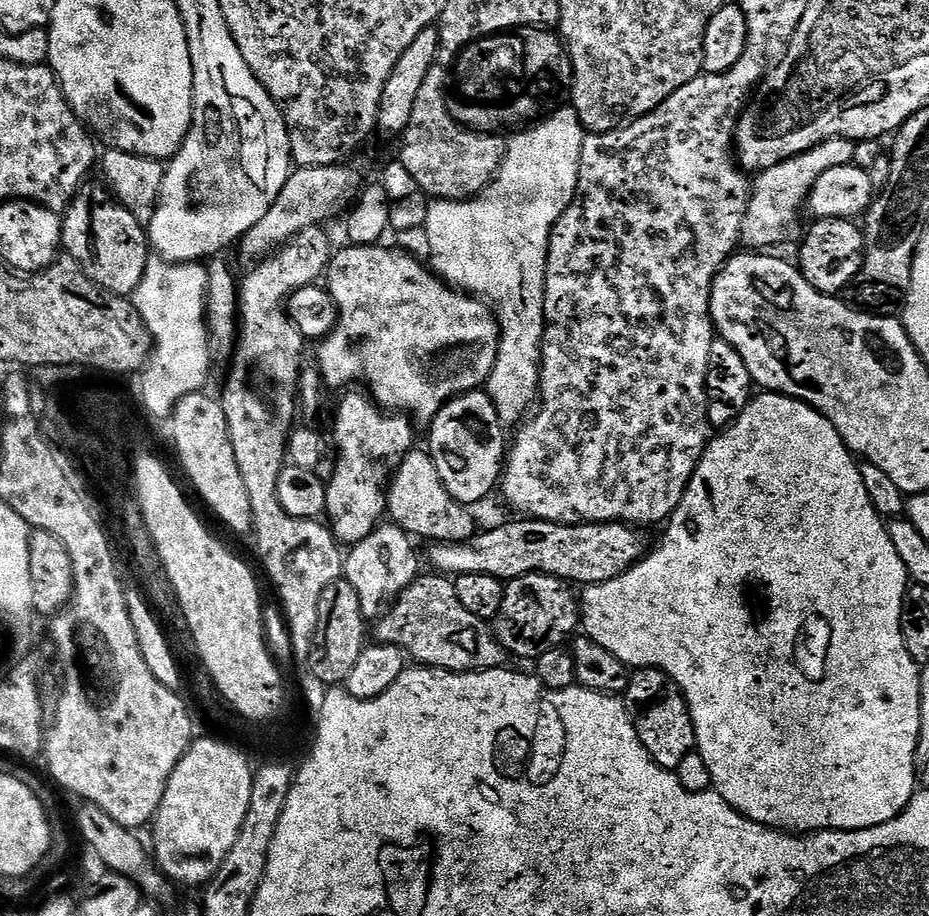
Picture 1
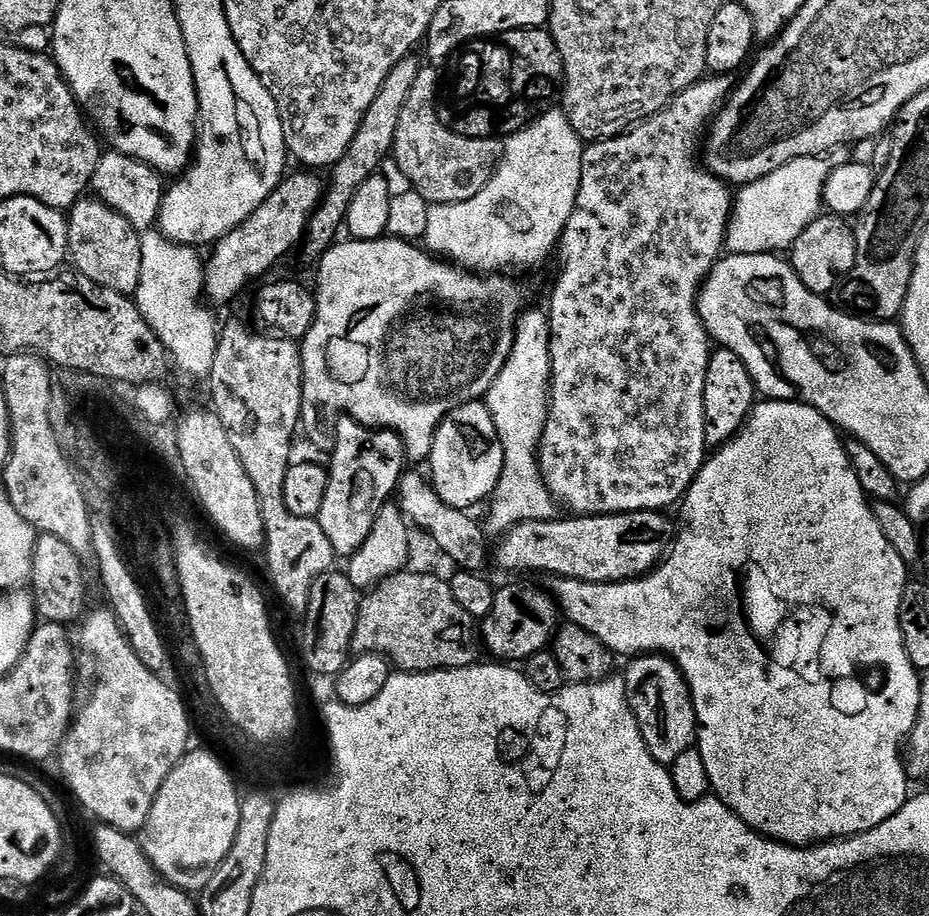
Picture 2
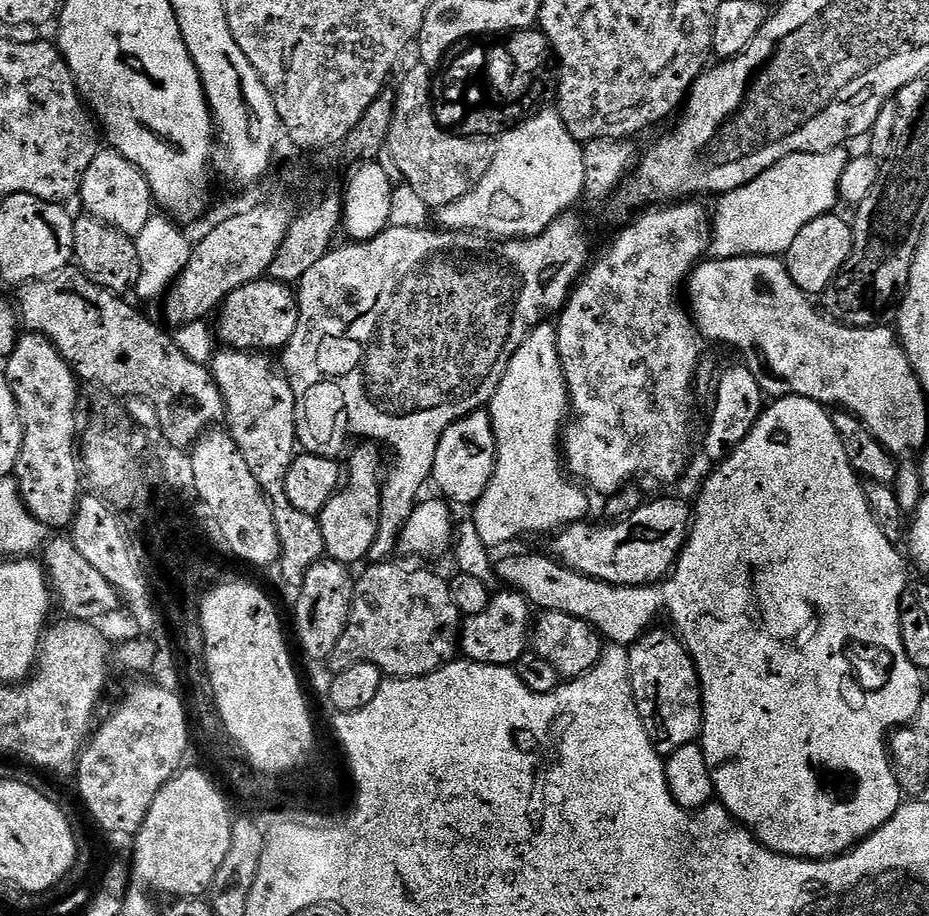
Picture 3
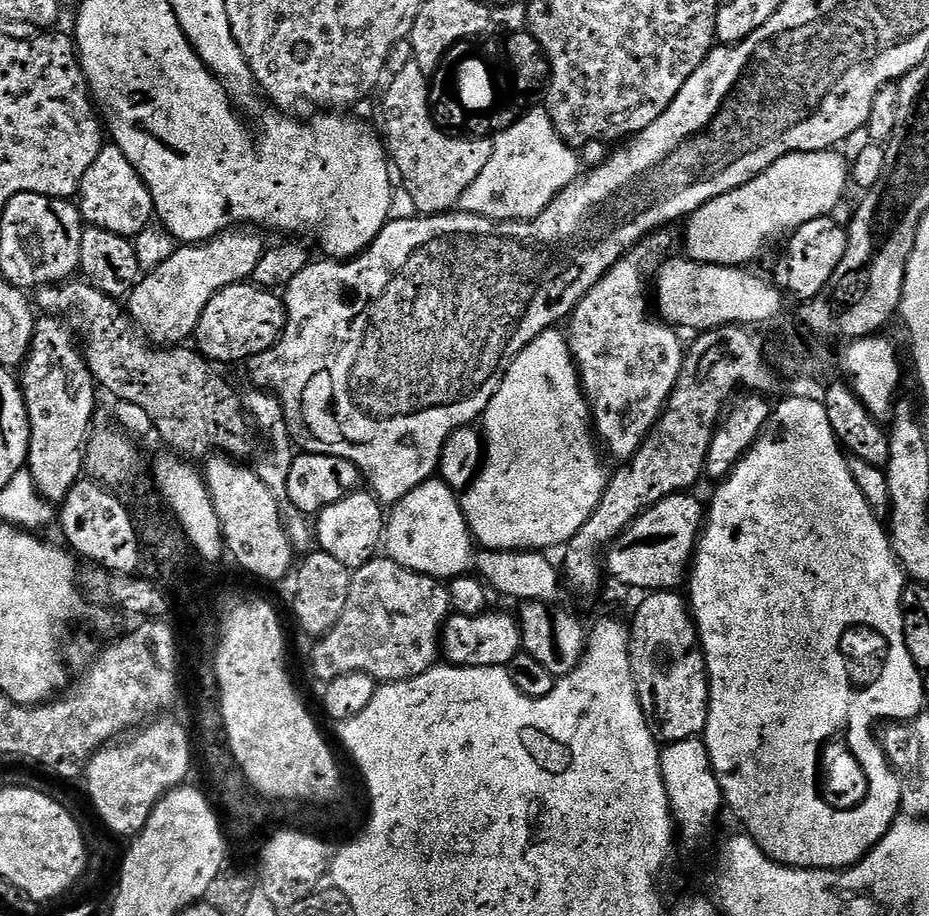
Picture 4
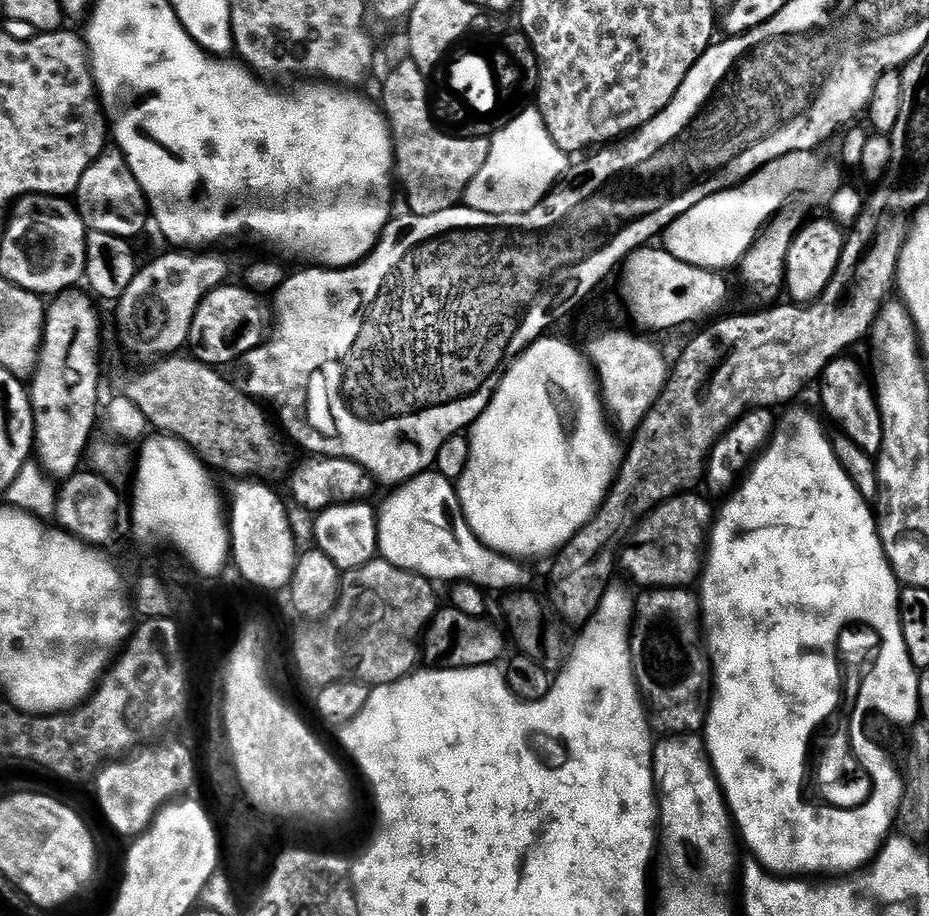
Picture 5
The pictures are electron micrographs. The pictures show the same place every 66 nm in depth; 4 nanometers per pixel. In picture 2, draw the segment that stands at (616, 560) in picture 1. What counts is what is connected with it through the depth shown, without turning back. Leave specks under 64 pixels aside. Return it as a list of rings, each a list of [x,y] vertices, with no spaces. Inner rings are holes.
[[[619,512],[617,516],[582,516],[572,514],[567,517],[569,520],[560,520],[561,518],[553,518],[550,520],[531,520],[530,522],[522,522],[515,524],[514,527],[508,529],[499,537],[500,545],[494,548],[494,564],[500,568],[505,568],[508,572],[550,572],[551,577],[565,576],[566,578],[574,578],[582,582],[594,582],[595,584],[620,584],[624,580],[637,580],[640,576],[646,576],[657,564],[663,561],[664,557],[672,551],[672,546],[676,542],[678,535],[677,525],[672,525],[672,520],[668,514],[664,512]]]

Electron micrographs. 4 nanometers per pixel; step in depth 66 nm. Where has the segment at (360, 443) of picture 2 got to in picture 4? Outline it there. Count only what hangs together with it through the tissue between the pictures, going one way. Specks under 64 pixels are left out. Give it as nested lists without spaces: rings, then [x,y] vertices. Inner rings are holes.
[[[358,490],[345,495],[334,506],[324,508],[317,517],[314,534],[321,551],[337,558],[353,572],[364,566],[366,562],[375,559],[382,544],[385,527],[386,518],[378,499],[369,491]]]

